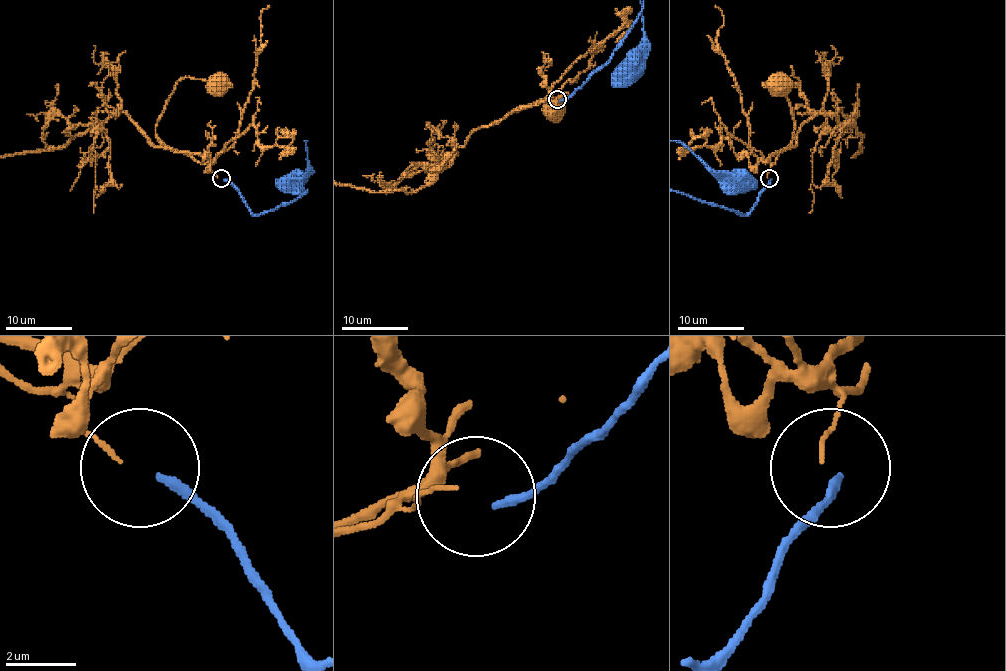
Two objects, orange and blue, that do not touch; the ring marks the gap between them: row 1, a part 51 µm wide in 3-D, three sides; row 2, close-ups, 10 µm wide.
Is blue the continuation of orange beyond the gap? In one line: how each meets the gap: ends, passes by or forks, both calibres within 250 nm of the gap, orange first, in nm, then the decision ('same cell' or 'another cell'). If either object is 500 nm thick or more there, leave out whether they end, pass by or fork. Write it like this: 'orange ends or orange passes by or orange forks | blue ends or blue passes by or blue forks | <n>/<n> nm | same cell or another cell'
orange ends | blue ends | 100/260 nm | another cell

